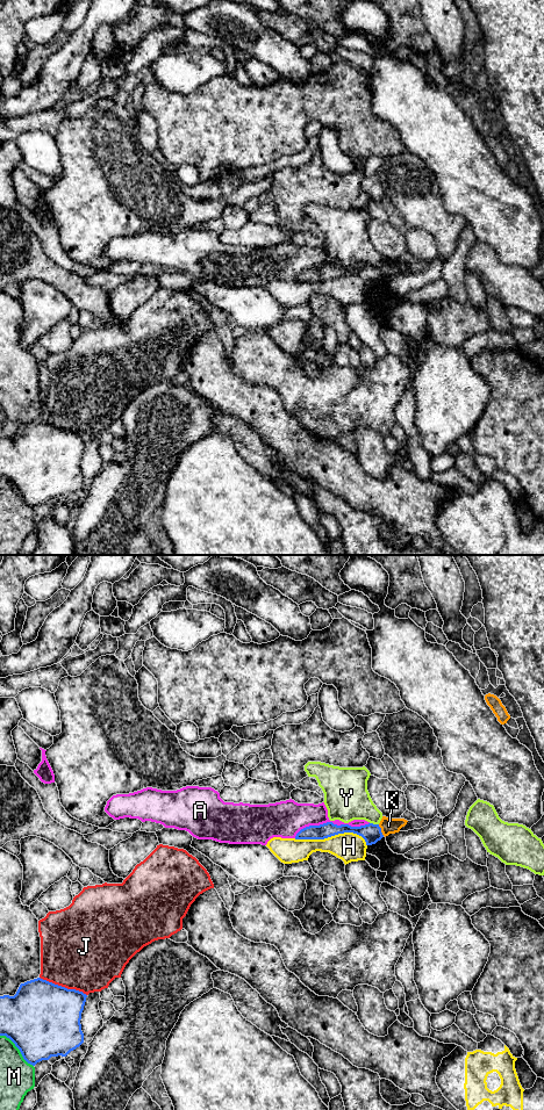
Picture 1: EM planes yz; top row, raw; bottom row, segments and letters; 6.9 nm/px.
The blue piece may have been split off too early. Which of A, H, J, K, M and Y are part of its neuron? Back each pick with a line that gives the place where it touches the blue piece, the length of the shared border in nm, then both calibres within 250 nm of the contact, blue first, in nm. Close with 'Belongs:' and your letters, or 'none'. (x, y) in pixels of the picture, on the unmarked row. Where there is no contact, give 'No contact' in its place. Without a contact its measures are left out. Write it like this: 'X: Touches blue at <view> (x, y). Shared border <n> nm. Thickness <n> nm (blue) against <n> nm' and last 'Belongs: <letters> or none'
Belongs: none

